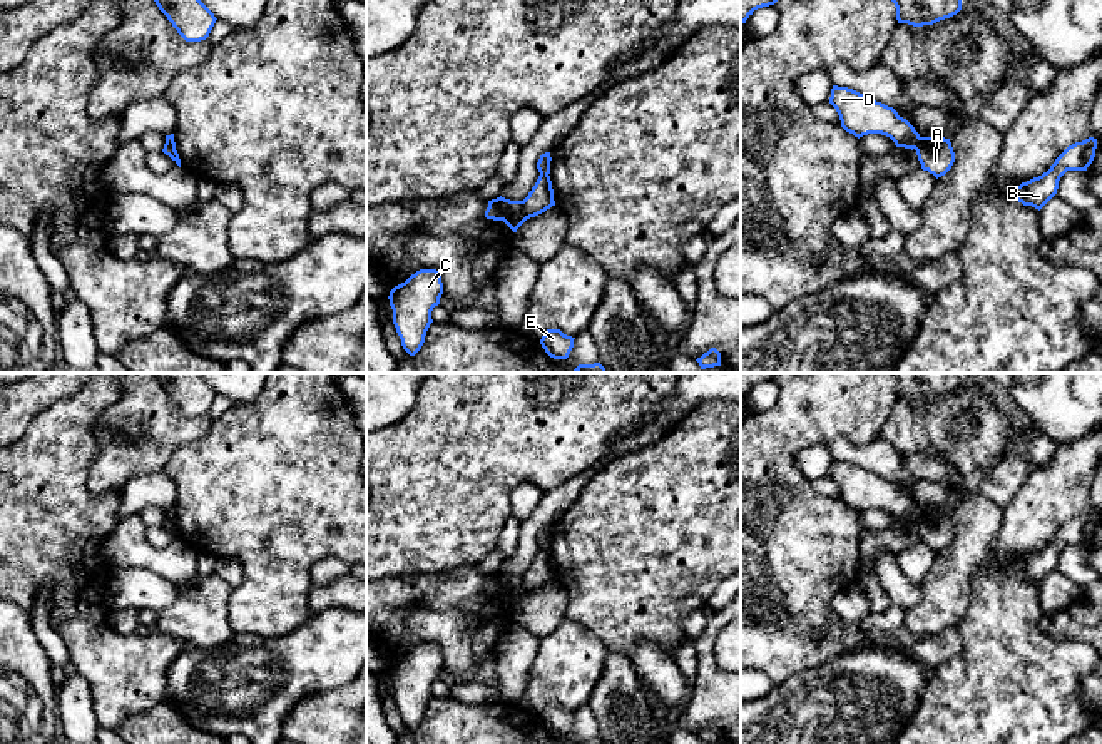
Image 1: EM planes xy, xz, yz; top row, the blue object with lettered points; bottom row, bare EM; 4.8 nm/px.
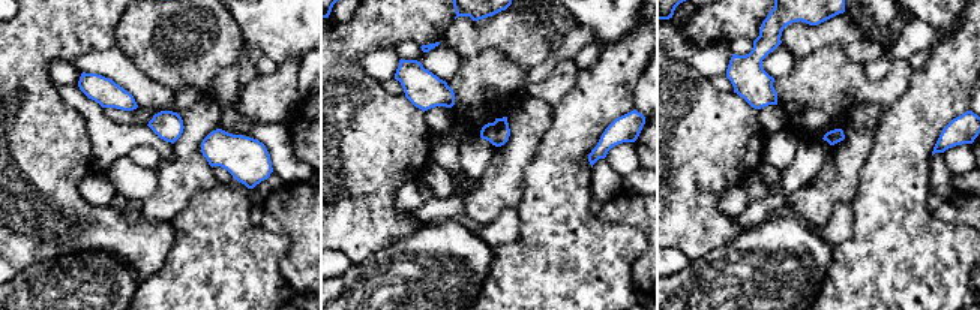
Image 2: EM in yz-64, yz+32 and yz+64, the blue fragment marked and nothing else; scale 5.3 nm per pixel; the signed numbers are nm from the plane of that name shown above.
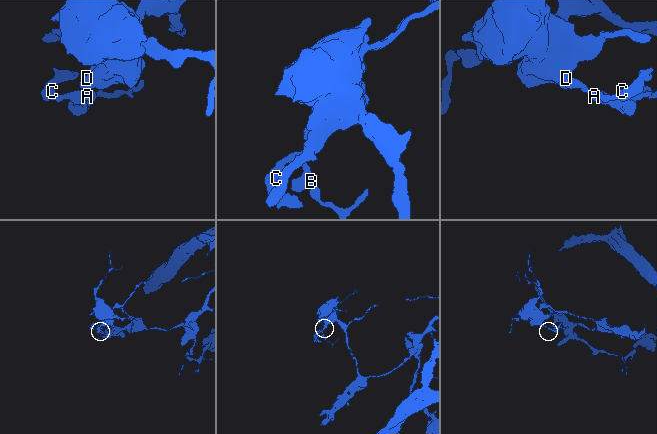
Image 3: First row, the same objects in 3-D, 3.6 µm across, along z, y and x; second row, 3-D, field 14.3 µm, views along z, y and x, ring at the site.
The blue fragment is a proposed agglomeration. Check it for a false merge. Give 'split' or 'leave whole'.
split

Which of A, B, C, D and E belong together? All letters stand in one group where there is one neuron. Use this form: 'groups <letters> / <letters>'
groups A B C E / D

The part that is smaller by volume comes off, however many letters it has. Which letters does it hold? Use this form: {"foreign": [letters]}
{"foreign": ["A", "B", "C", "E"]}

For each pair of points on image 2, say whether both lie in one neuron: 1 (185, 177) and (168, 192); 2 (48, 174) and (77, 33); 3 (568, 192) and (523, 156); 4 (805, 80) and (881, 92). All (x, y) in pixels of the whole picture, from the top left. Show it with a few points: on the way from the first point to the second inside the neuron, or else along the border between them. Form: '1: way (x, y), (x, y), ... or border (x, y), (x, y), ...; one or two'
1: way (180, 181), (173, 189); one
2: way (41, 138), (41, 63); one
3: border (547, 131), (526, 168), (526, 187), (521, 196); two
4: way (824, 83), (850, 83), (862, 89); one

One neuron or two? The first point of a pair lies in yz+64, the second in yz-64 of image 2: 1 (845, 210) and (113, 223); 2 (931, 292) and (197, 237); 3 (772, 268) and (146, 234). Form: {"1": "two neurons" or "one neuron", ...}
{"1": "one neuron", "2": "one neuron", "3": "two neurons"}

